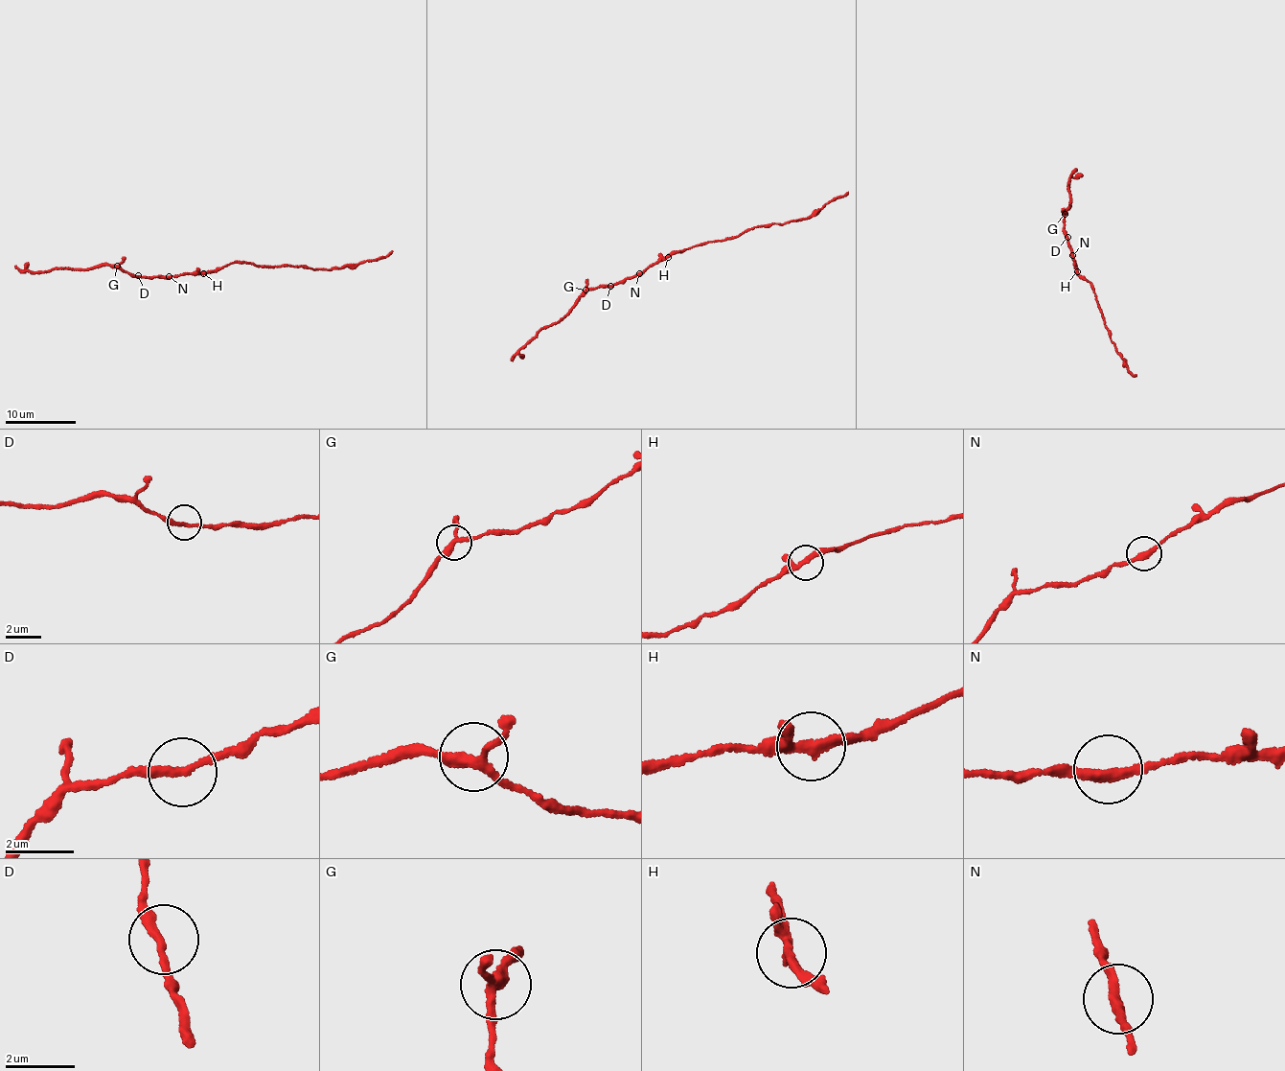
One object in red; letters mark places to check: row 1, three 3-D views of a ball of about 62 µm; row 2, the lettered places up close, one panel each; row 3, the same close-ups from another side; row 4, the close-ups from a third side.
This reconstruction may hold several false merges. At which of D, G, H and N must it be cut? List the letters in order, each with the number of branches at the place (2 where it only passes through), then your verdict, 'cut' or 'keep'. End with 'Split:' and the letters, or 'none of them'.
D: branches 2; keep
G: branches 3; keep
H: branches 3; keep
N: branches 2; keep
Split: none of them

